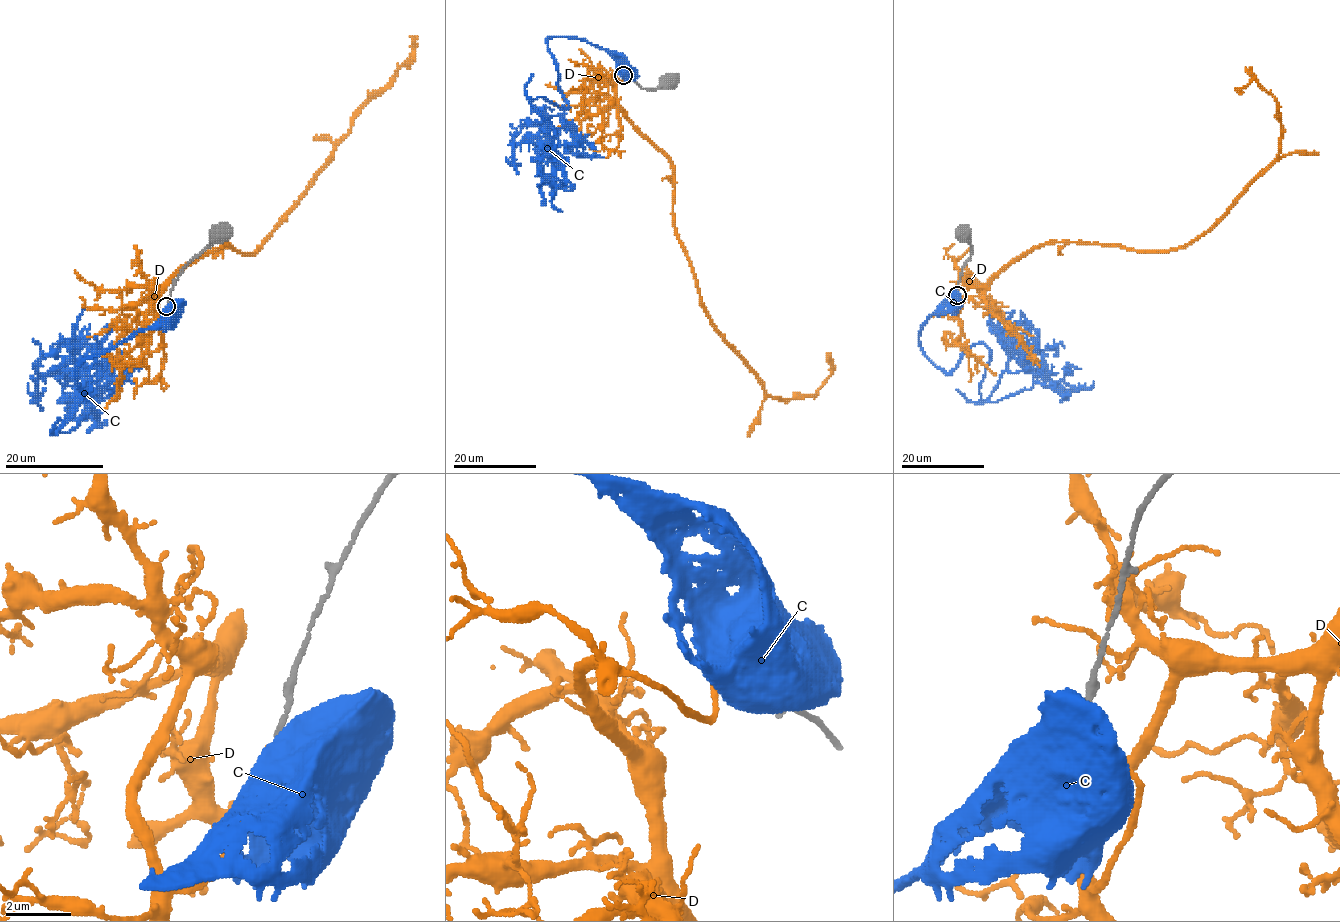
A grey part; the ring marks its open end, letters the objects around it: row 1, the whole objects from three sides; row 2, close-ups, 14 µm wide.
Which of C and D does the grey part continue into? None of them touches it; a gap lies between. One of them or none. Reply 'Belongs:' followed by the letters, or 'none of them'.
Belongs: D

